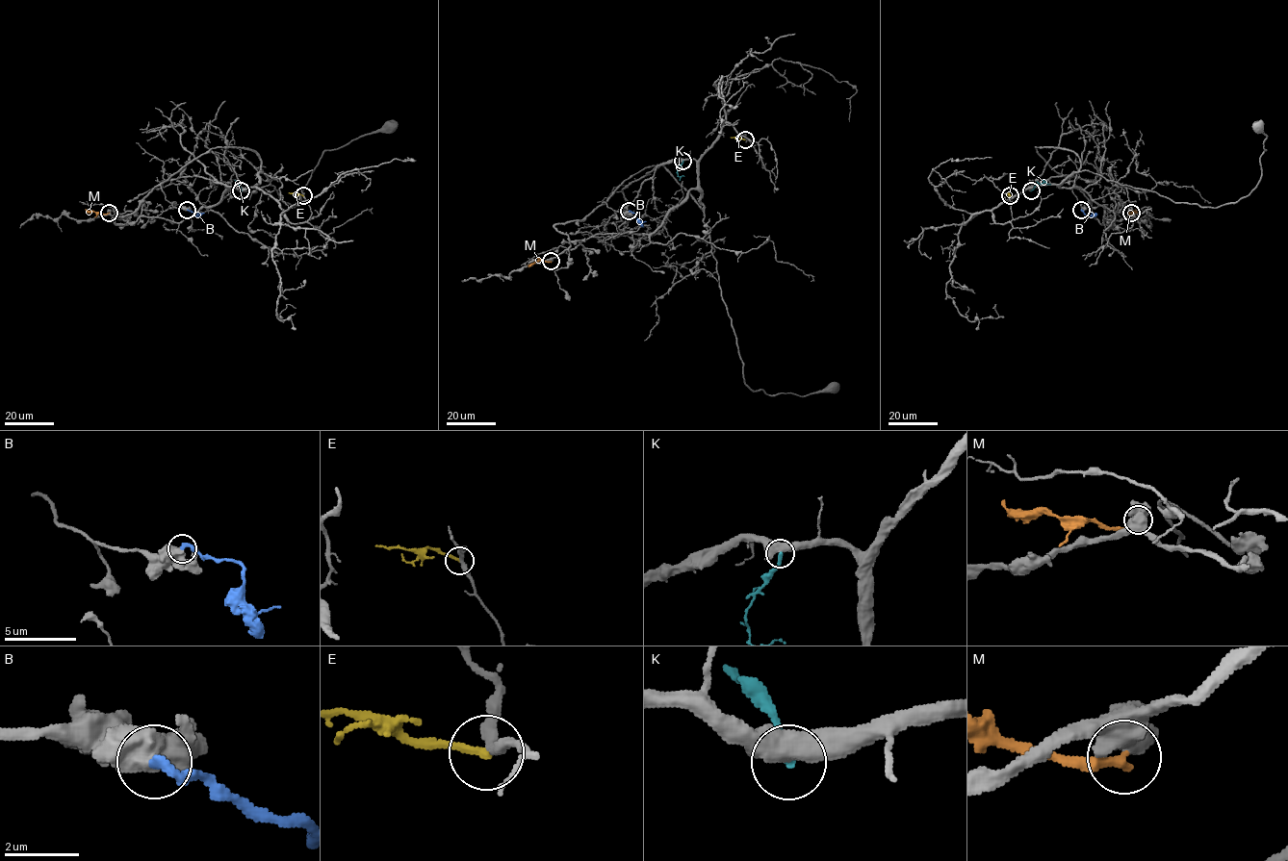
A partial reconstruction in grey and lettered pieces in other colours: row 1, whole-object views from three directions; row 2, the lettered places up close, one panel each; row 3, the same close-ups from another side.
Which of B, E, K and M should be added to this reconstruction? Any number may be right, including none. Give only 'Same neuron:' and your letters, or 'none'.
Same neuron: B

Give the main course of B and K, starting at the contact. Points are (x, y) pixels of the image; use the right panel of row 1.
B: (1082, 210), (1085, 215), (1097, 214)
K: (1031, 190), (1038, 184), (1046, 183)

